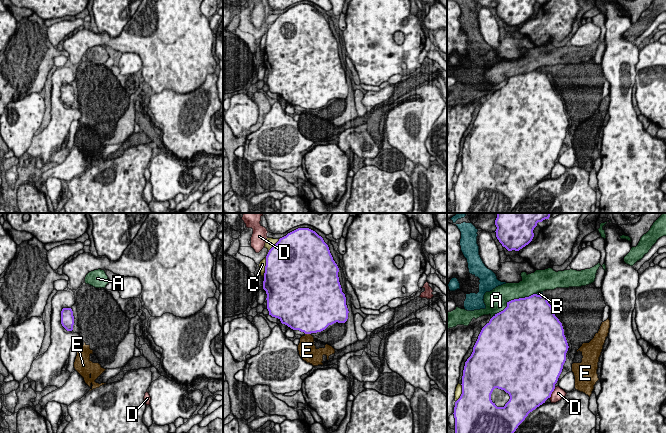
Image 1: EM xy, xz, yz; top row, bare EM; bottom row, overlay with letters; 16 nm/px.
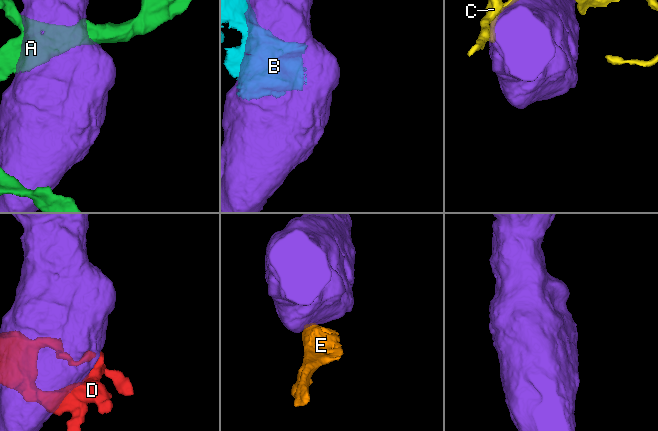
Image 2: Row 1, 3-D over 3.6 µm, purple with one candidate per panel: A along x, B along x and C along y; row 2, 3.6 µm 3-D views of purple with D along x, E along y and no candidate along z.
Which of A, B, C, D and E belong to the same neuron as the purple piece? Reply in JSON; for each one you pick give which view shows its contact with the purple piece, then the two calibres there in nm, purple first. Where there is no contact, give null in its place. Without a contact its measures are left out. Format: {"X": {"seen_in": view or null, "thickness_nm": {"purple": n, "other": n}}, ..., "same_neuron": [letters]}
{"same_neuron": []}

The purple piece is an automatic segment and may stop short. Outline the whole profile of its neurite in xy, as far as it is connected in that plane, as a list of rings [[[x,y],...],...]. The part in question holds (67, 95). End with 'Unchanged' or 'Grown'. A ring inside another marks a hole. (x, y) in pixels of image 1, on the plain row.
[[[63,84],[61,87],[61,100],[67,107],[73,106],[74,92],[71,84]]]. Unchanged

